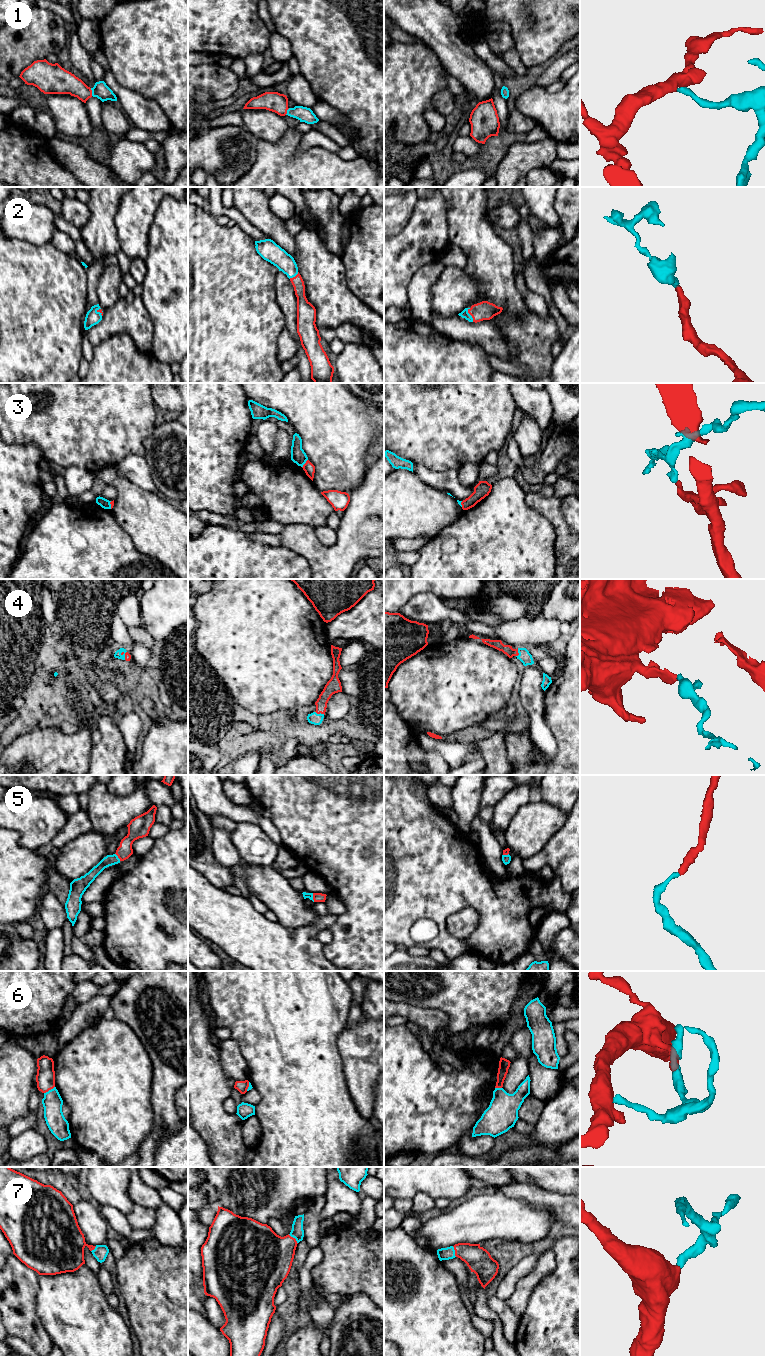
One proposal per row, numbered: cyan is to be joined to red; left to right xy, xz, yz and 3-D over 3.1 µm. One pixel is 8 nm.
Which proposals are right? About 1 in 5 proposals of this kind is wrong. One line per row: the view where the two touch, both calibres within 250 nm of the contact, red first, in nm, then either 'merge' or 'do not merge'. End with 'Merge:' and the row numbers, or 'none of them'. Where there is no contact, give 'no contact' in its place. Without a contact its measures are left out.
1: contact in xy; calibres 190 and 130 nm; merge
2: contact in yz; calibres 150 and 60 nm; merge
3: contact in xz; calibres 90 and 120 nm; do not merge
4: contact in xz; calibres 120 and 90 nm; merge
5: contact in xz; calibres 80 and 50 nm; merge
6: contact in xy; calibres 160 and 160 nm; do not merge
7: contact in xz; calibres 380 and 110 nm; merge
Merge: 1, 2, 4, 5, 7

